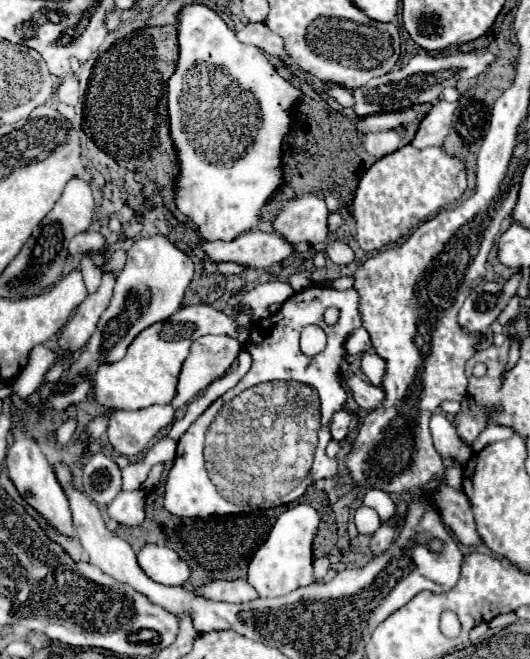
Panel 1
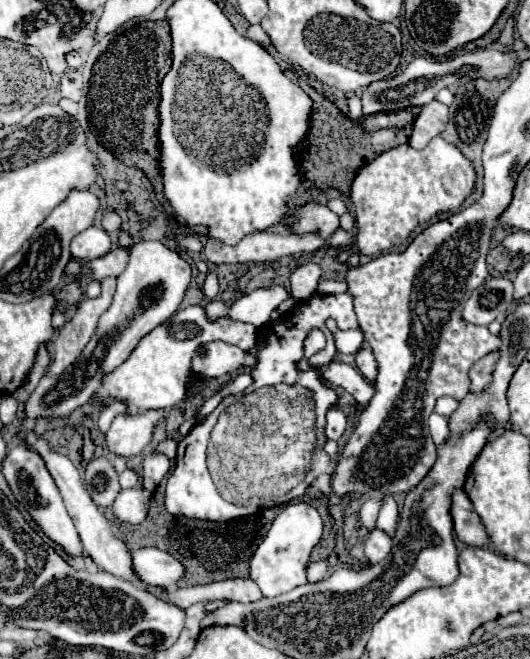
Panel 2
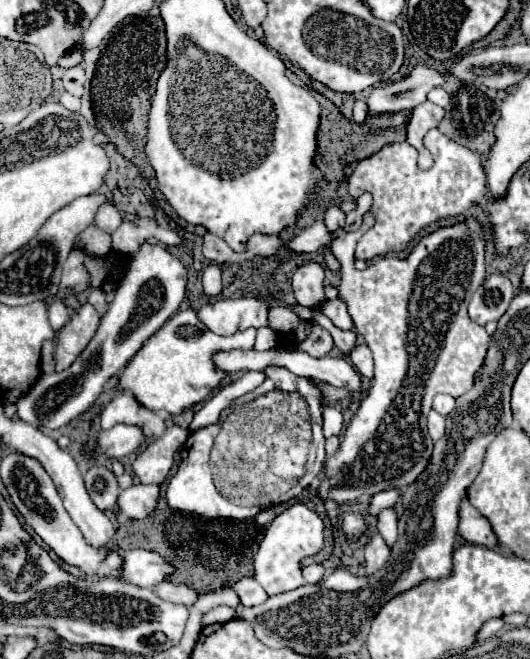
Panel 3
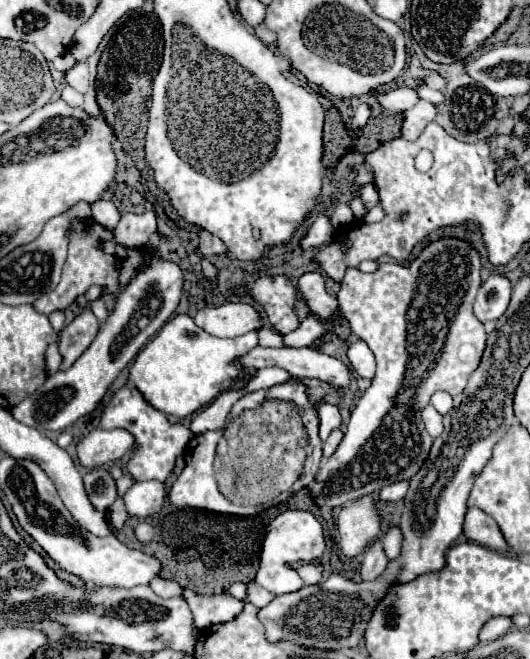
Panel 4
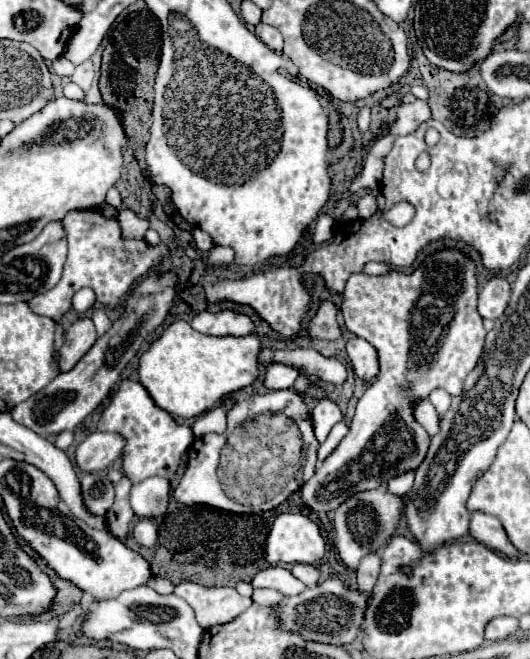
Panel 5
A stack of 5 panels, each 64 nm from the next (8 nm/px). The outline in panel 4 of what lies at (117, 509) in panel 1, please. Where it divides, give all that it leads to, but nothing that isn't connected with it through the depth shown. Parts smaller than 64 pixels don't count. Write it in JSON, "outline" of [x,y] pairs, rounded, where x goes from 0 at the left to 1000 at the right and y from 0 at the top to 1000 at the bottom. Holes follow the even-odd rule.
{"outline":[[[298,728],[253,731],[249,741],[234,750],[234,765],[245,783],[279,786],[306,774],[313,756],[313,737]]]}

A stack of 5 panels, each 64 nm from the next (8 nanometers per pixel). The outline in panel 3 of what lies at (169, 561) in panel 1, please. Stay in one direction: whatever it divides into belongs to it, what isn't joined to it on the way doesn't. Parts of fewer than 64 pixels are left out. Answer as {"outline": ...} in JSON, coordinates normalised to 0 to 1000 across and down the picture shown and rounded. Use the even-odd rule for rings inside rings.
{"outline":[[[226,835],[226,844],[230,859],[223,865],[223,877],[253,889],[283,892],[328,868],[328,862],[294,838]]]}

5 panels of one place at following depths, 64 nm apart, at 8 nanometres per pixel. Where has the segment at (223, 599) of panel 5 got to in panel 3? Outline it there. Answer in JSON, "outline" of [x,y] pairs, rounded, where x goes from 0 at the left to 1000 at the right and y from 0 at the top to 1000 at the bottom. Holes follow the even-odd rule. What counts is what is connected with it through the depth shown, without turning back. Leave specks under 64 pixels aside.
{"outline":[[[408,920],[400,923],[396,929],[389,929],[381,935],[381,950],[392,950],[392,947],[404,947],[404,944],[430,944],[445,935],[445,926],[434,923],[434,920]]]}

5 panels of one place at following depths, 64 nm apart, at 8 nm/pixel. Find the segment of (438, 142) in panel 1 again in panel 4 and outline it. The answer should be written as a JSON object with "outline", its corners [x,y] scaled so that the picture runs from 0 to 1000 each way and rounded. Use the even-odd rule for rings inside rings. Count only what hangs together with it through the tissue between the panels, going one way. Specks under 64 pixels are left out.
{"outline":[[[789,152],[774,167],[762,170],[762,185],[758,185],[758,197],[755,197],[758,209],[785,212],[792,206],[792,200],[804,194],[804,188],[819,179],[823,179],[819,158],[804,155],[804,152]]]}

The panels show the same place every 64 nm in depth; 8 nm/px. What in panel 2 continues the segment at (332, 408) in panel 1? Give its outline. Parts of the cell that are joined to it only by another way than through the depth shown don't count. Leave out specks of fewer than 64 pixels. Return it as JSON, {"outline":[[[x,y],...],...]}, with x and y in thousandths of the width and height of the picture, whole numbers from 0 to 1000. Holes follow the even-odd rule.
{"outline":[[[653,443],[649,446],[634,446],[634,449],[608,449],[608,446],[596,446],[589,449],[581,458],[566,458],[562,467],[555,473],[543,476],[540,486],[521,486],[521,489],[509,489],[502,495],[502,516],[506,516],[506,525],[498,531],[487,534],[487,546],[491,552],[475,561],[475,574],[479,574],[479,583],[464,592],[464,595],[479,595],[487,589],[498,589],[498,586],[521,586],[528,580],[536,583],[566,583],[570,589],[585,592],[589,595],[589,604],[592,604],[592,625],[596,625],[596,692],[592,692],[592,701],[589,701],[589,719],[600,722],[600,719],[626,719],[626,710],[630,710],[630,695],[623,695],[608,677],[615,674],[615,659],[611,659],[611,643],[615,643],[615,625],[623,616],[634,616],[638,610],[638,601],[634,595],[608,583],[604,571],[596,571],[596,564],[558,564],[558,552],[551,552],[551,546],[566,546],[570,534],[574,534],[574,516],[577,516],[577,507],[592,498],[608,501],[611,510],[615,510],[615,525],[596,534],[585,546],[589,552],[615,552],[619,546],[630,543],[634,537],[634,522],[630,522],[630,513],[623,507],[623,501],[615,498],[615,483],[630,483],[638,498],[642,501],[660,501],[660,498],[675,498],[672,492],[672,480],[664,473],[664,449],[657,449]],[[411,625],[396,628],[381,643],[370,643],[358,653],[358,659],[347,662],[347,668],[336,674],[332,710],[317,722],[317,734],[313,734],[313,774],[321,780],[377,786],[377,789],[438,789],[442,786],[442,765],[426,762],[411,750],[396,725],[396,716],[389,710],[389,680],[392,680],[396,656],[404,653],[408,634],[411,634]]]}

